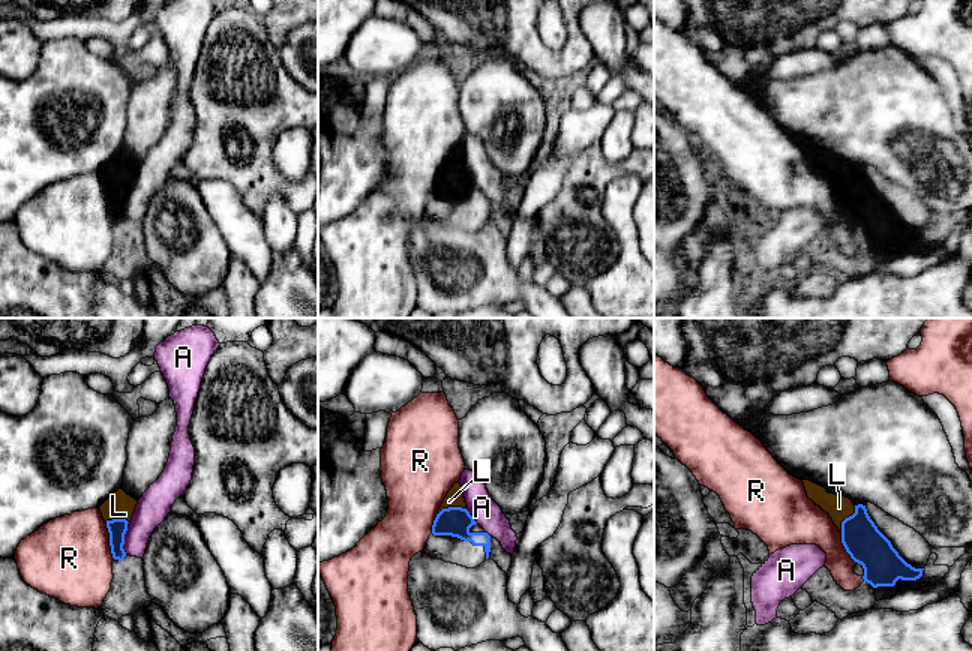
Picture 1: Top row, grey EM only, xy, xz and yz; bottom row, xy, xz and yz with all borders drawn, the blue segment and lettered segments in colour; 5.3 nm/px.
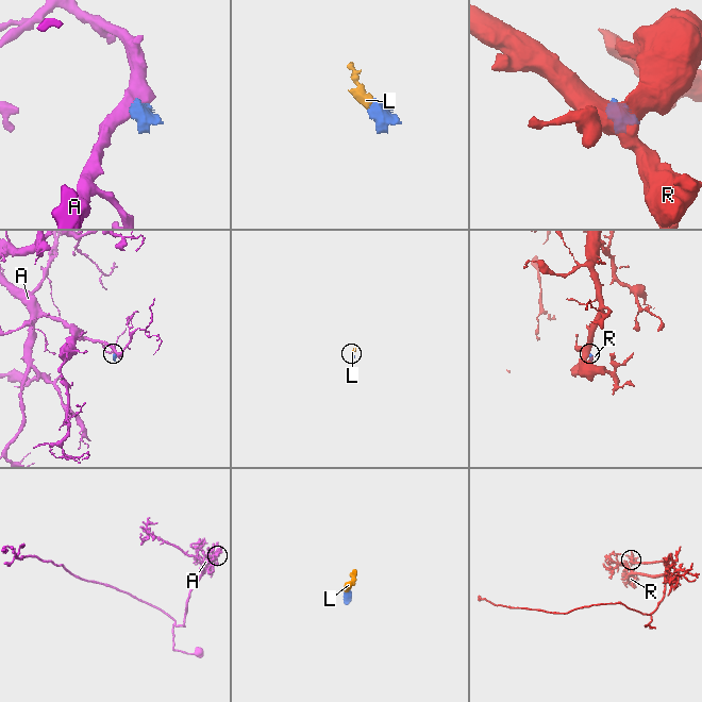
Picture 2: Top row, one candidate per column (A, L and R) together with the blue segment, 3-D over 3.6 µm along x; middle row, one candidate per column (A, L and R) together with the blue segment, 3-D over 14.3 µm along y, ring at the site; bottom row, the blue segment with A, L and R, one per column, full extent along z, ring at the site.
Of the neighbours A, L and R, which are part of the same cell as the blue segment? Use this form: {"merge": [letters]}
{"merge": ["L"]}

